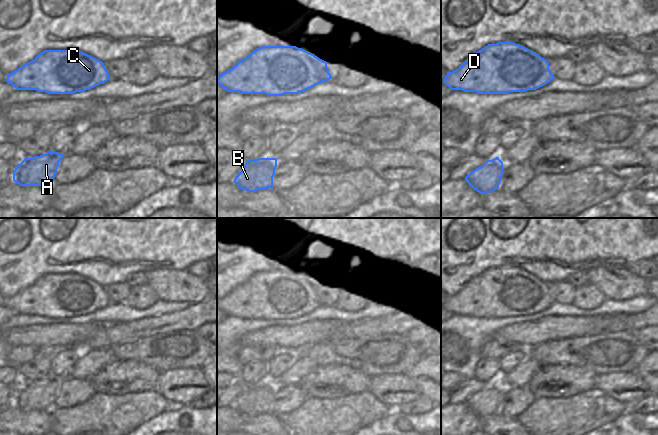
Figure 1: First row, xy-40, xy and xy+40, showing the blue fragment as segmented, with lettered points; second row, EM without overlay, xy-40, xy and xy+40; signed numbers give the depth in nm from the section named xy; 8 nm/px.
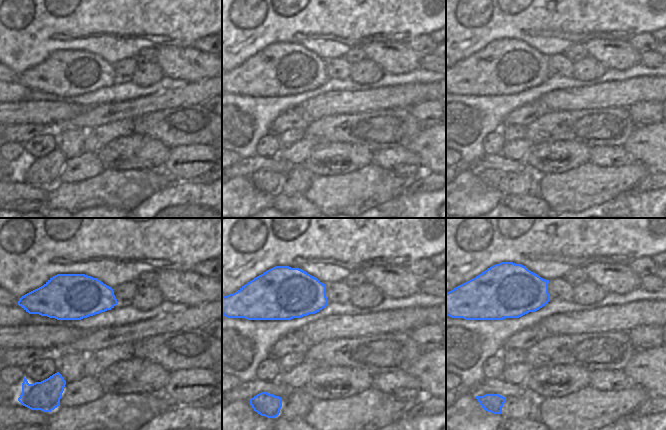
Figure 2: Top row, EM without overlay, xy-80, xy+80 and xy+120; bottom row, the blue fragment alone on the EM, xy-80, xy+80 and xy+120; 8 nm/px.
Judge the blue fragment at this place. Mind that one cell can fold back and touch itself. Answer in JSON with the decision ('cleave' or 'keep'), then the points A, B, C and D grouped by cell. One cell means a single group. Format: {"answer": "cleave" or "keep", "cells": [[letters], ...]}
{"answer": "keep", "cells": [["A", "B", "C", "D"]]}

